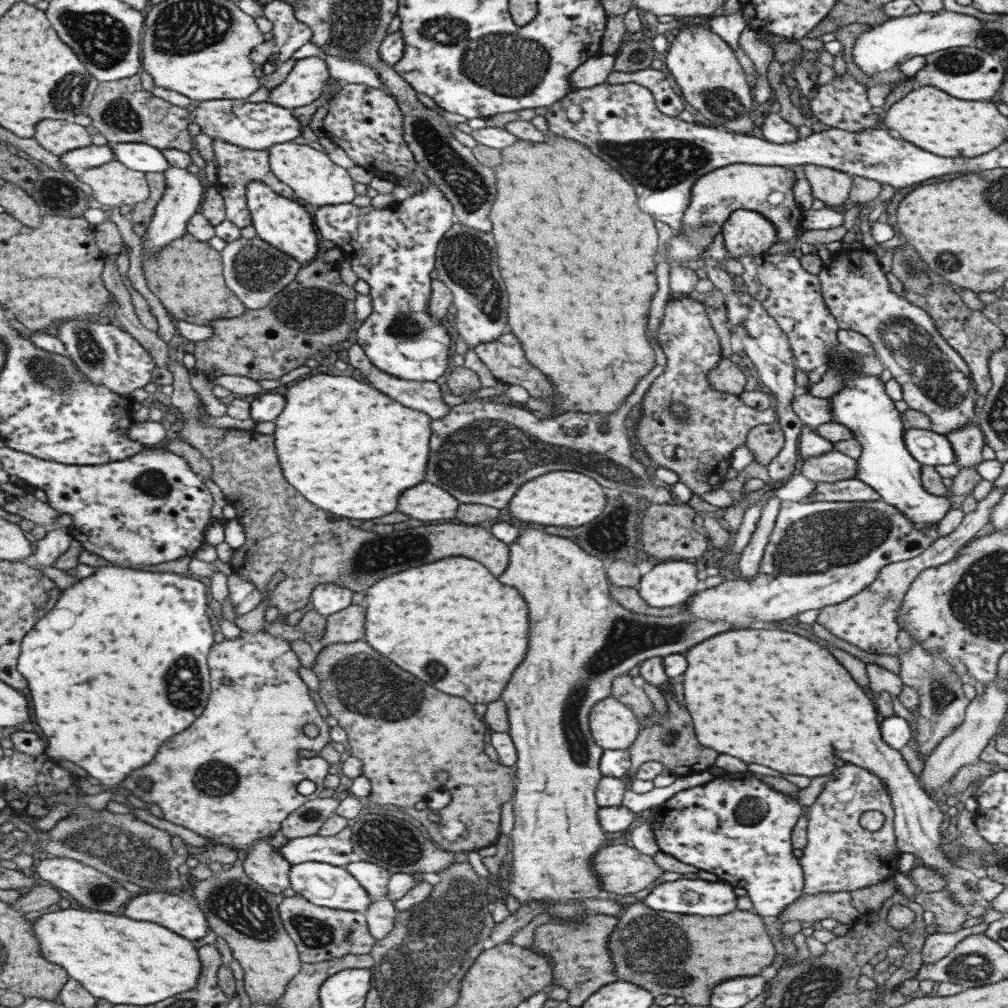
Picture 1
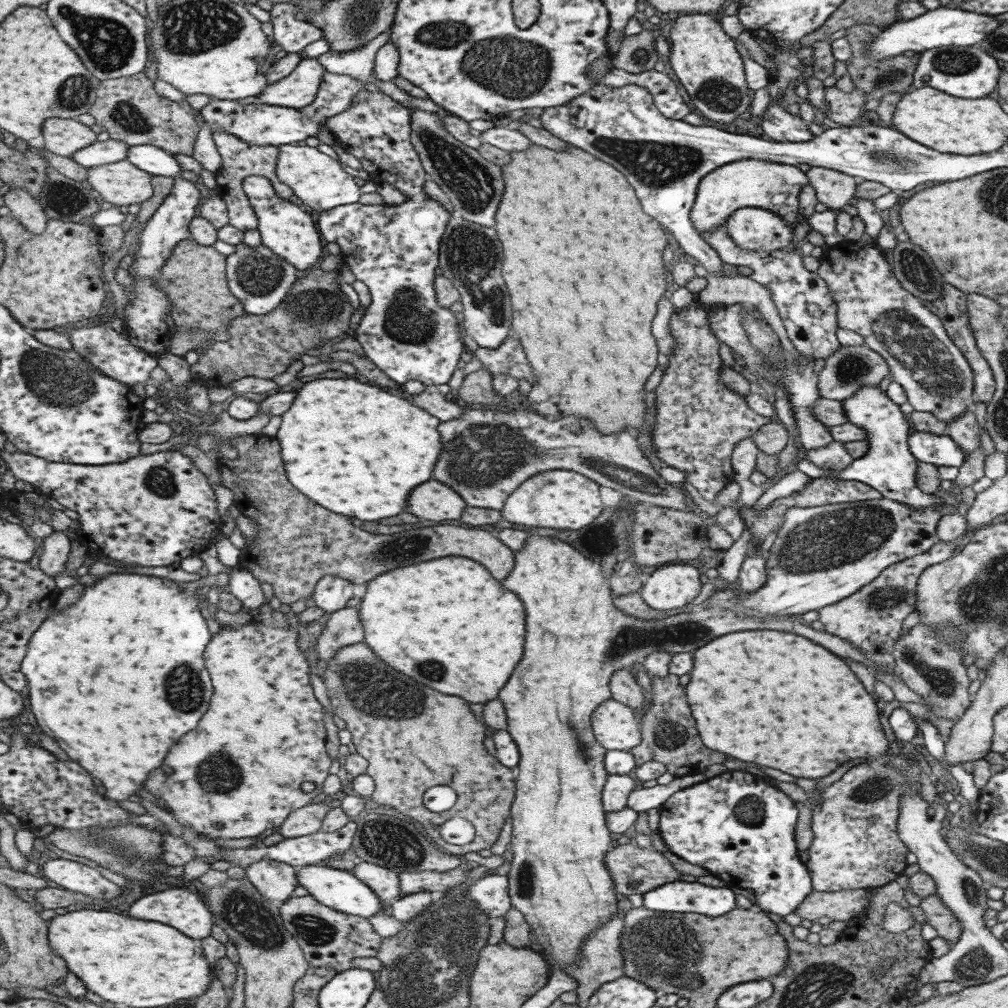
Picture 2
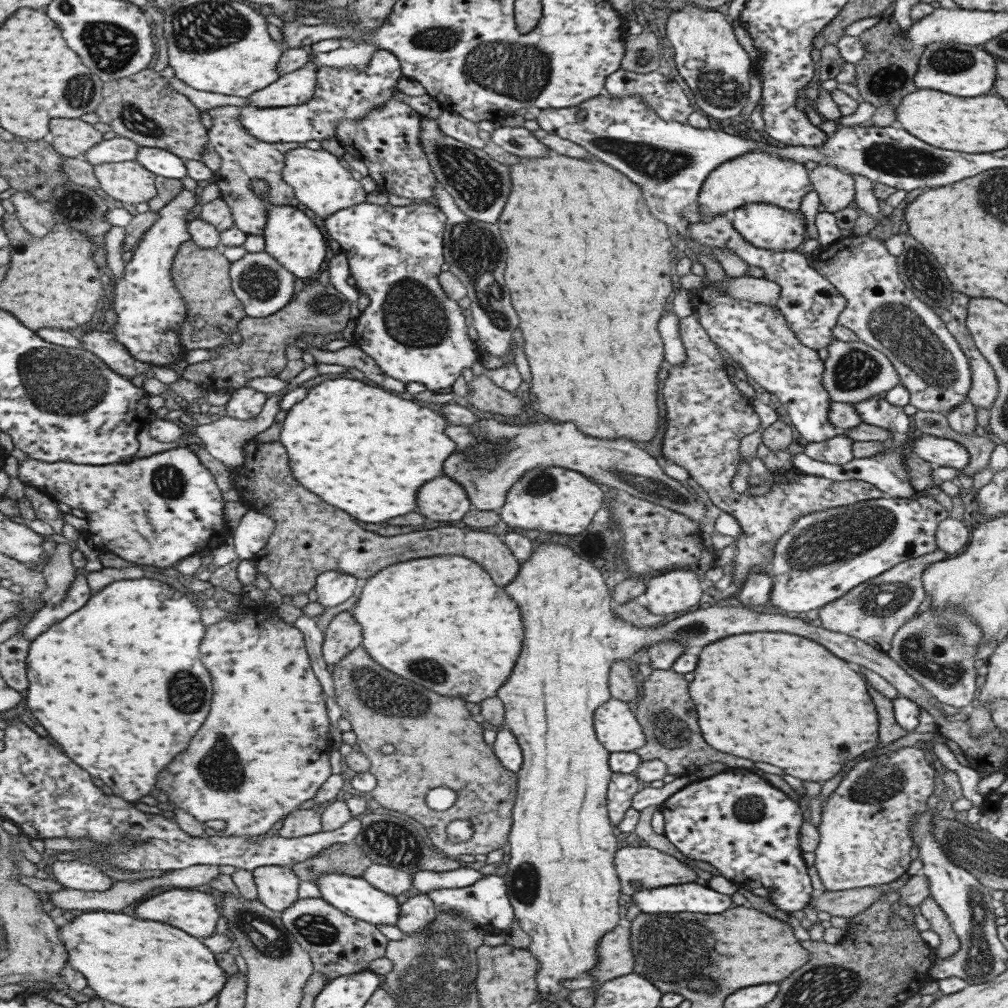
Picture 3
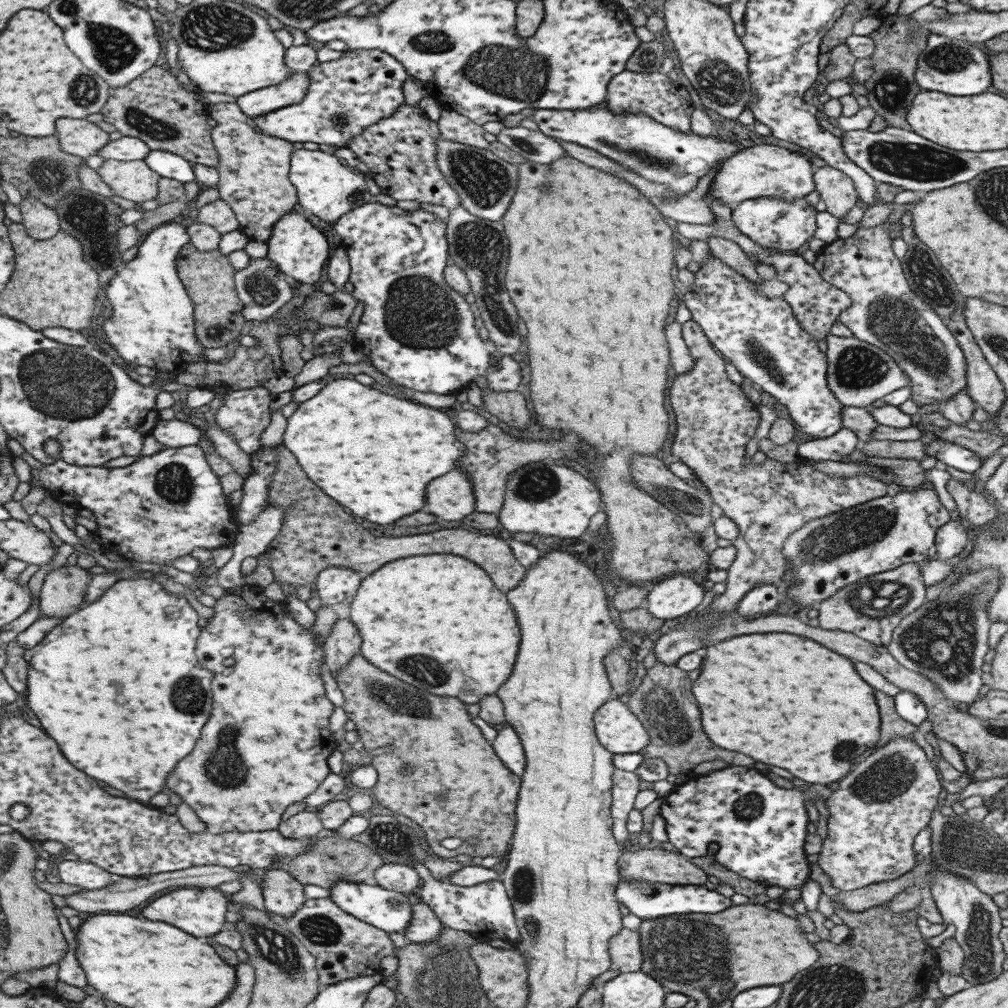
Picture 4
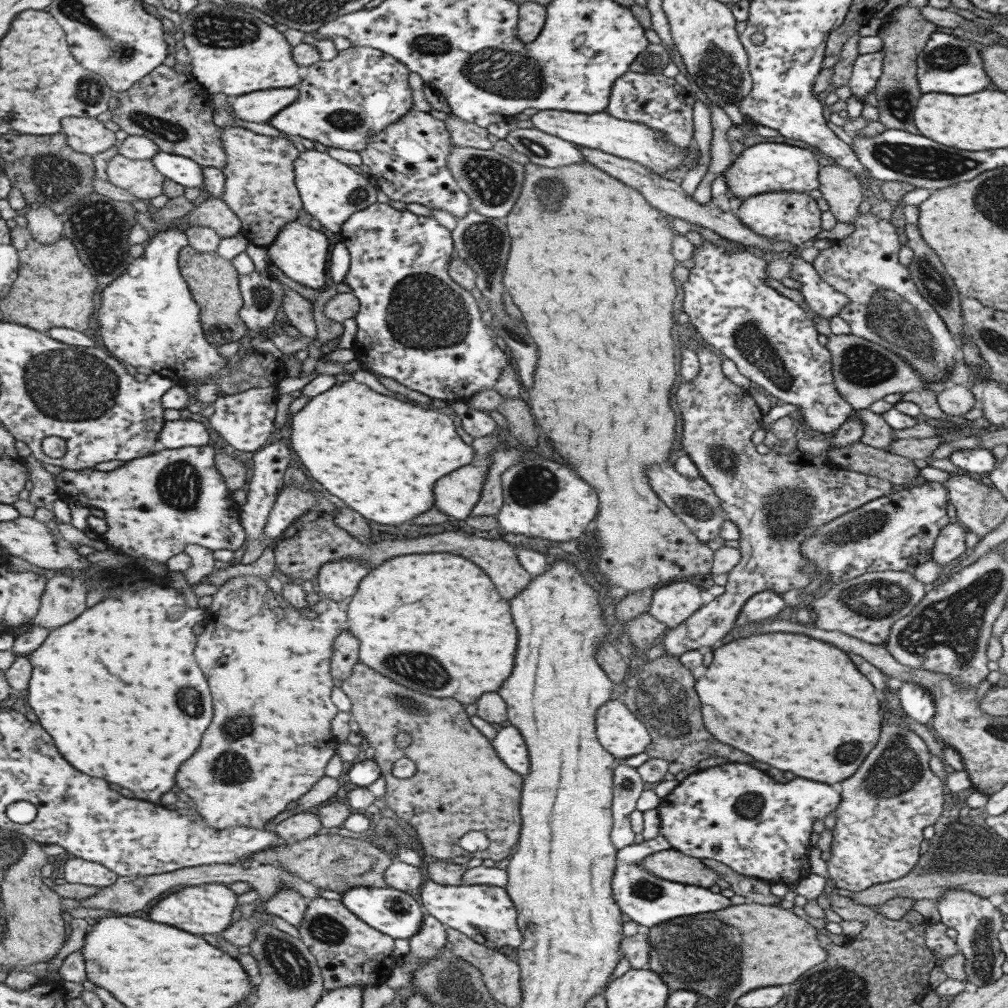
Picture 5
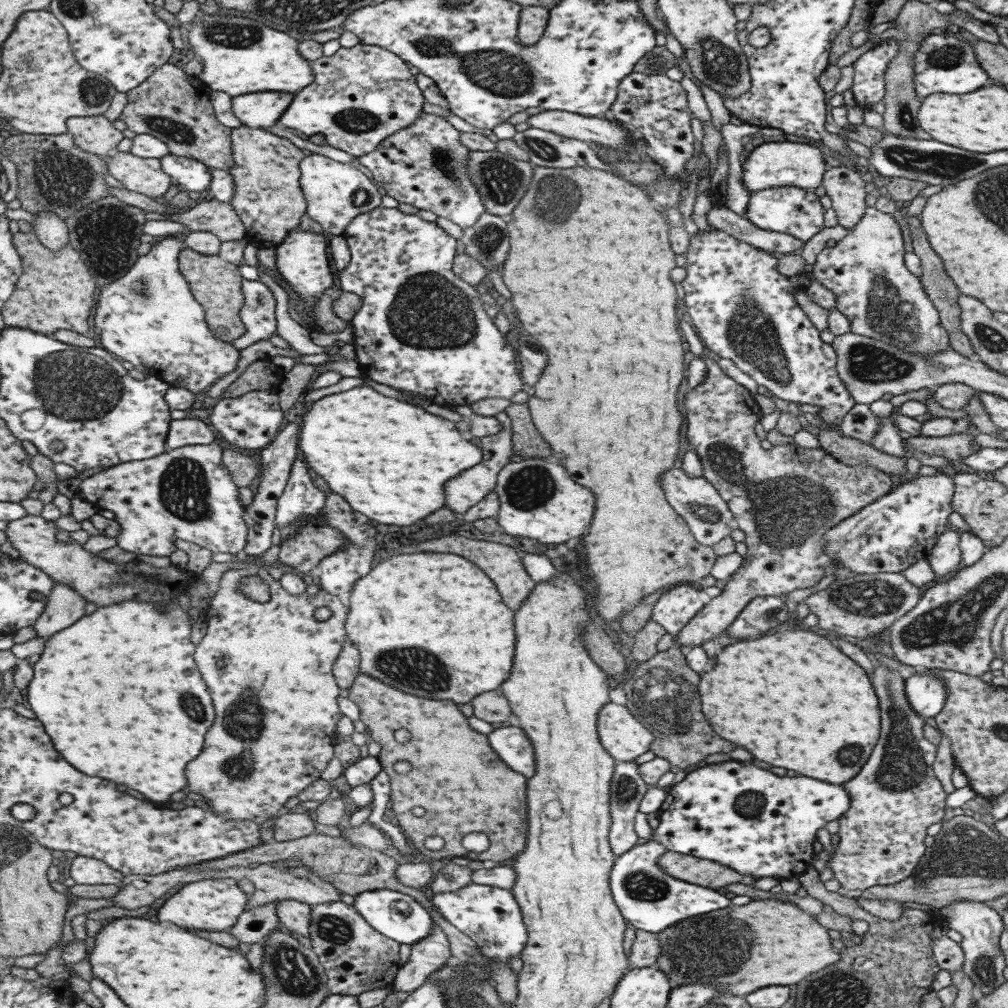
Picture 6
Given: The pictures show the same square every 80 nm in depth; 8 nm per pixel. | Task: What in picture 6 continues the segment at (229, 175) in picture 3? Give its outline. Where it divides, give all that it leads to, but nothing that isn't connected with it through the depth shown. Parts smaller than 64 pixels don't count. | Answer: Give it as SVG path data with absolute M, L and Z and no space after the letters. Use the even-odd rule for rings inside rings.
M246 126L231 129L230 147L232 165L227 171L235 182L235 194L228 204L245 227L244 240L256 249L275 248L306 214L298 169L303 152L288 139Z

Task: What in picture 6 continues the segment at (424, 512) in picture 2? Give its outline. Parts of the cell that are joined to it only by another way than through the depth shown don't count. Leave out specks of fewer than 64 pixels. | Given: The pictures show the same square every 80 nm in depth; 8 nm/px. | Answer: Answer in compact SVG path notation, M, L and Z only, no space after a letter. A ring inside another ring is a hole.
M504 411L496 413L493 417L500 425L500 431L497 434L487 435L479 438L478 447L481 449L481 460L474 464L471 468L466 468L463 472L459 472L457 476L453 476L451 480L445 482L443 486L443 494L445 494L445 506L451 512L457 512L460 517L468 508L477 504L488 492L494 490L496 485L496 476L501 467L511 461L512 456L512 432L510 418Z

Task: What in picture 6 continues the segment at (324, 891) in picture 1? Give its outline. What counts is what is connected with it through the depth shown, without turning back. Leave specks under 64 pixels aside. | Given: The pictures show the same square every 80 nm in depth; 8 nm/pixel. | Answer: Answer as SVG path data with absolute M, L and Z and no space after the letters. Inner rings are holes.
M393 889L363 891L354 895L352 907L371 928L395 943L411 946L431 934L432 920L428 910L405 893Z

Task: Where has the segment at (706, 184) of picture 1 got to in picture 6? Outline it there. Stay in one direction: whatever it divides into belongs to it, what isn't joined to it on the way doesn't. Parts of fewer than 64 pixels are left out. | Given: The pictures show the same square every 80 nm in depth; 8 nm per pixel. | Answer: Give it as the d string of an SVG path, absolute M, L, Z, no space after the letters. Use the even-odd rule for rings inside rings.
M767 141L753 146L744 162L741 163L741 180L750 194L777 187L813 190L821 185L823 172L827 168L821 152L813 145L791 141Z

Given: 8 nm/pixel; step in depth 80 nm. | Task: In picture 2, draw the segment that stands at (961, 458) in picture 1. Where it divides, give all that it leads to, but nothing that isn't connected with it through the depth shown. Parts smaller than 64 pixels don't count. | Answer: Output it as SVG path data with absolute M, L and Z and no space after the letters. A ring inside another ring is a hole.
M968 407L968 410L957 418L947 421L946 425L946 434L953 439L953 442L956 442L965 458L978 448L980 431L981 428L975 421L972 407Z

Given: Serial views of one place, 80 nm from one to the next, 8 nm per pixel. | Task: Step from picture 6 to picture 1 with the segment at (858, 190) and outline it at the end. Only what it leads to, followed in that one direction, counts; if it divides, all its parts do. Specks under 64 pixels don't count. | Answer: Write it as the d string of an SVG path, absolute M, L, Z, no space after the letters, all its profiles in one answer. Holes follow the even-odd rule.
M810 164L803 165L803 172L813 198L820 200L827 207L837 207L848 198L853 184L851 176L832 168Z

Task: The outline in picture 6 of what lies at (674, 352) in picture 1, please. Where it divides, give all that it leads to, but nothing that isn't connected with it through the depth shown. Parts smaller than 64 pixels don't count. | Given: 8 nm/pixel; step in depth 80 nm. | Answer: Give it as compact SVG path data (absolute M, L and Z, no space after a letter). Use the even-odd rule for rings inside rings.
M702 358L705 363L705 376L697 385L682 396L681 404L685 408L687 426L685 438L688 446L699 458L702 477L716 488L733 518L738 529L744 534L746 553L739 568L731 574L721 589L720 595L704 604L695 616L677 634L674 644L684 649L702 643L711 642L726 632L733 619L756 596L778 596L797 588L809 588L819 582L823 576L823 566L817 565L817 558L827 559L824 554L822 534L834 524L860 511L866 504L891 491L891 477L875 470L868 464L847 466L839 463L829 453L818 448L801 448L799 445L773 445L769 450L760 447L760 440L755 435L755 422L763 415L754 397L744 387L727 377L717 366L717 361Z

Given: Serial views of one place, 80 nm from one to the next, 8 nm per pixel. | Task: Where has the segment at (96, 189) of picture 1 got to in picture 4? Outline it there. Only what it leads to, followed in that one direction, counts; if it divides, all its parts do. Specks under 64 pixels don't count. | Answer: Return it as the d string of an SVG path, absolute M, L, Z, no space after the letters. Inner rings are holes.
M145 159L105 160L99 166L99 175L115 195L138 205L159 194L160 177L145 164Z

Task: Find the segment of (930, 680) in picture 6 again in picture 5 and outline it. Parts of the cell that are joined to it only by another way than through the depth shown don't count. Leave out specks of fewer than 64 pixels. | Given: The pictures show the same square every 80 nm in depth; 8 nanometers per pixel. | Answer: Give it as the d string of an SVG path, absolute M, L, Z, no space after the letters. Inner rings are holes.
M901 683L897 689L897 702L900 711L911 721L925 725L935 712L931 695L913 683Z

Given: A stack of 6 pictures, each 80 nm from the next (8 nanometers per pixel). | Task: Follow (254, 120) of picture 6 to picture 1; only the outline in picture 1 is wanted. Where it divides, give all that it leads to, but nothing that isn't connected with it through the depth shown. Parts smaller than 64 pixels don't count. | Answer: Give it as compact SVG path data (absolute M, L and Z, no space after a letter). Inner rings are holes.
M321 56L297 59L285 80L269 89L269 102L283 108L307 106L321 94L330 78Z

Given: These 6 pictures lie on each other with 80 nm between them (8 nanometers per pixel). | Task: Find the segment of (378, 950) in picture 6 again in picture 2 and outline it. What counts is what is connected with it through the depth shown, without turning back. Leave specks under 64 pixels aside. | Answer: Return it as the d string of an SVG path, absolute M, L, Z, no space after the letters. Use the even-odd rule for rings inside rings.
M312 896L289 897L278 907L282 925L287 933L296 941L302 950L303 958L309 967L331 967L336 972L351 968L351 961L358 958L374 957L380 944L381 937L373 932L370 922L365 917L337 912L323 904L319 904Z

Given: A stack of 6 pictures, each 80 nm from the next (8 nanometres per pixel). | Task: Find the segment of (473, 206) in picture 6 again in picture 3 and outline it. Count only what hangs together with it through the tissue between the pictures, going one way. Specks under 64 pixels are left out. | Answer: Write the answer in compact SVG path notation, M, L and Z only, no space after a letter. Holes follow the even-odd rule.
M387 99L380 107L375 107L368 115L358 121L341 119L336 124L334 138L344 152L354 156L367 167L368 177L374 181L376 189L386 194L411 199L413 202L430 202L436 200L433 189L436 183L428 160L421 150L420 135L421 115L408 104Z

